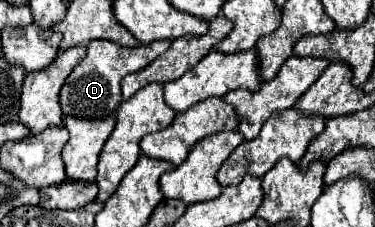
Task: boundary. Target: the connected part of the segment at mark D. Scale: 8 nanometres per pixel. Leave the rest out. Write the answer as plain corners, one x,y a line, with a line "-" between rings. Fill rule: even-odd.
96,39
88,45
86,57
74,67
70,77
66,79
62,91
60,91
60,105
64,115
74,115
74,117
104,117
110,115
118,109
122,103
122,93
120,93
120,81
128,73
136,73
144,67
148,67
160,53
164,53
170,47
170,41
156,41
148,45
138,45
138,47
122,47
118,43
106,41
106,39

